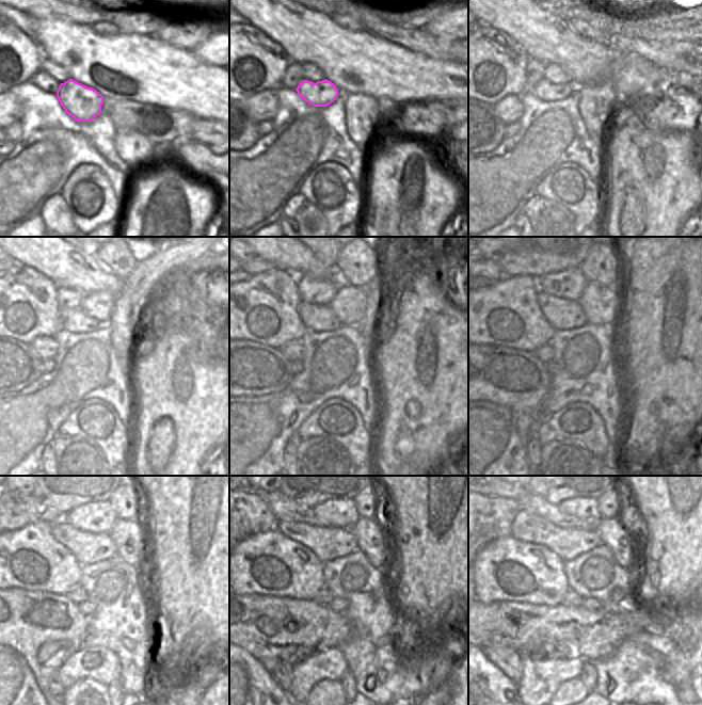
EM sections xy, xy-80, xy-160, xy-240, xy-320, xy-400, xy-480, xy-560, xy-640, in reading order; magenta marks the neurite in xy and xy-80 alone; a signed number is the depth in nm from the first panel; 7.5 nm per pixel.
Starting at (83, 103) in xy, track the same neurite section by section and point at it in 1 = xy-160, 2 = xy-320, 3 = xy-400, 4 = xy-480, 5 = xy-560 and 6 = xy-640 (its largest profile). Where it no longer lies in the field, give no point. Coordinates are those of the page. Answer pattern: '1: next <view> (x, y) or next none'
1: next xy-160 (544, 90)
2: next xy-320 (318, 318)
3: next xy-400 (563, 314)
4: next xy-480 (88, 547)
5: next xy-560 (328, 543)
6: next xy-640 (527, 526)

